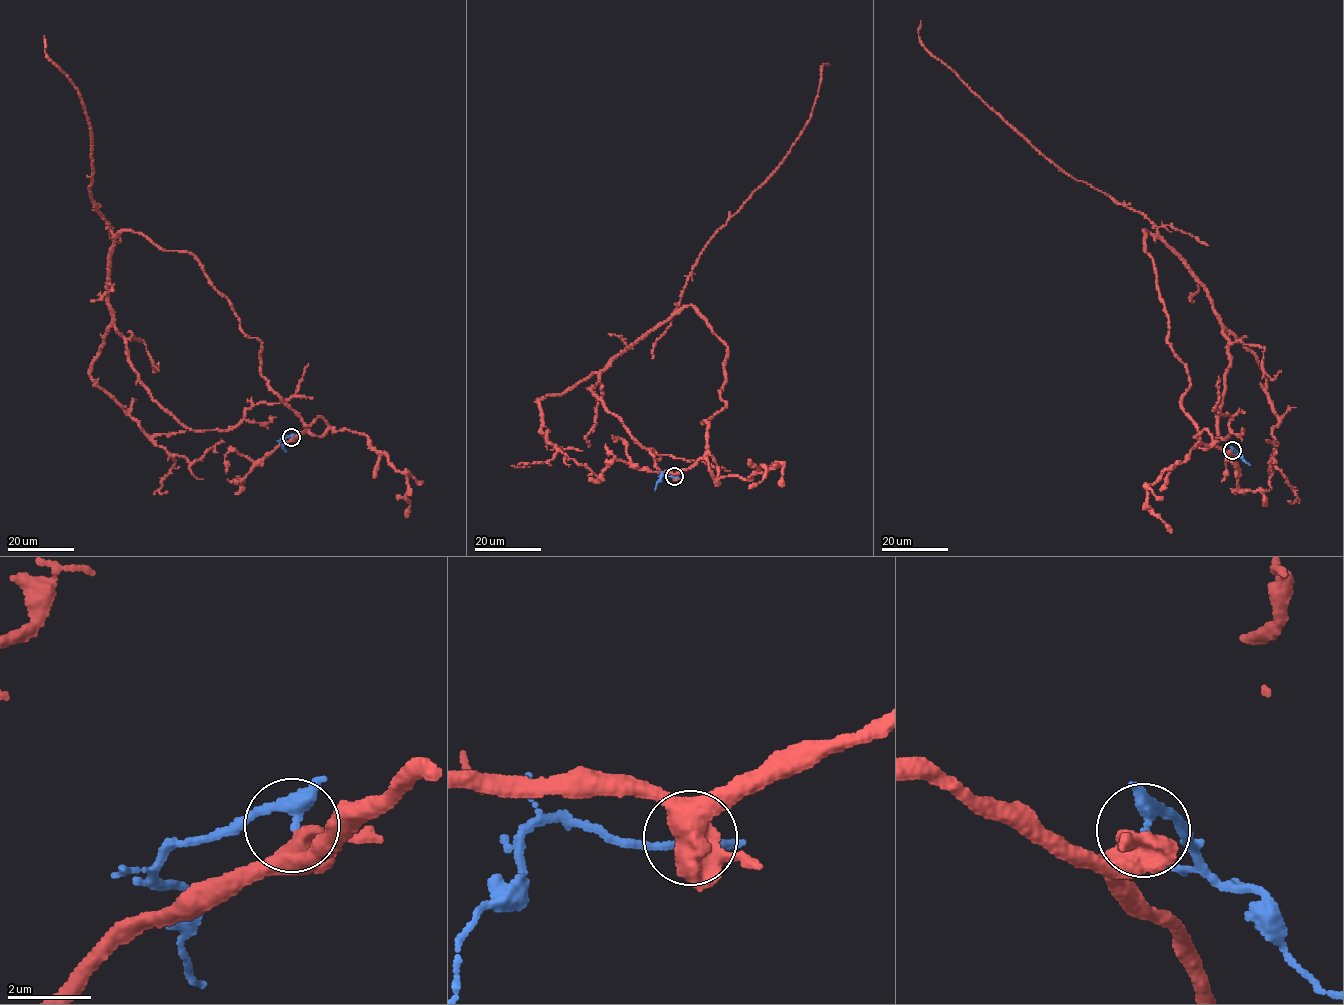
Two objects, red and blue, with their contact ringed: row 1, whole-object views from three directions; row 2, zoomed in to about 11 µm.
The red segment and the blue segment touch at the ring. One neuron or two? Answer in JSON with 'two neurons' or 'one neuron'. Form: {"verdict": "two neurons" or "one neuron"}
{"verdict": "two neurons"}

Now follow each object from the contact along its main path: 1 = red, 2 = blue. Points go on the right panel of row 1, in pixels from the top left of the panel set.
1: (1231, 450), (1199, 440), (1183, 410), (1187, 366), (1144, 230), (1203, 287), (1226, 336), (1226, 438), (1219, 376)
2: (1231, 450), (1234, 449), (1250, 465)

